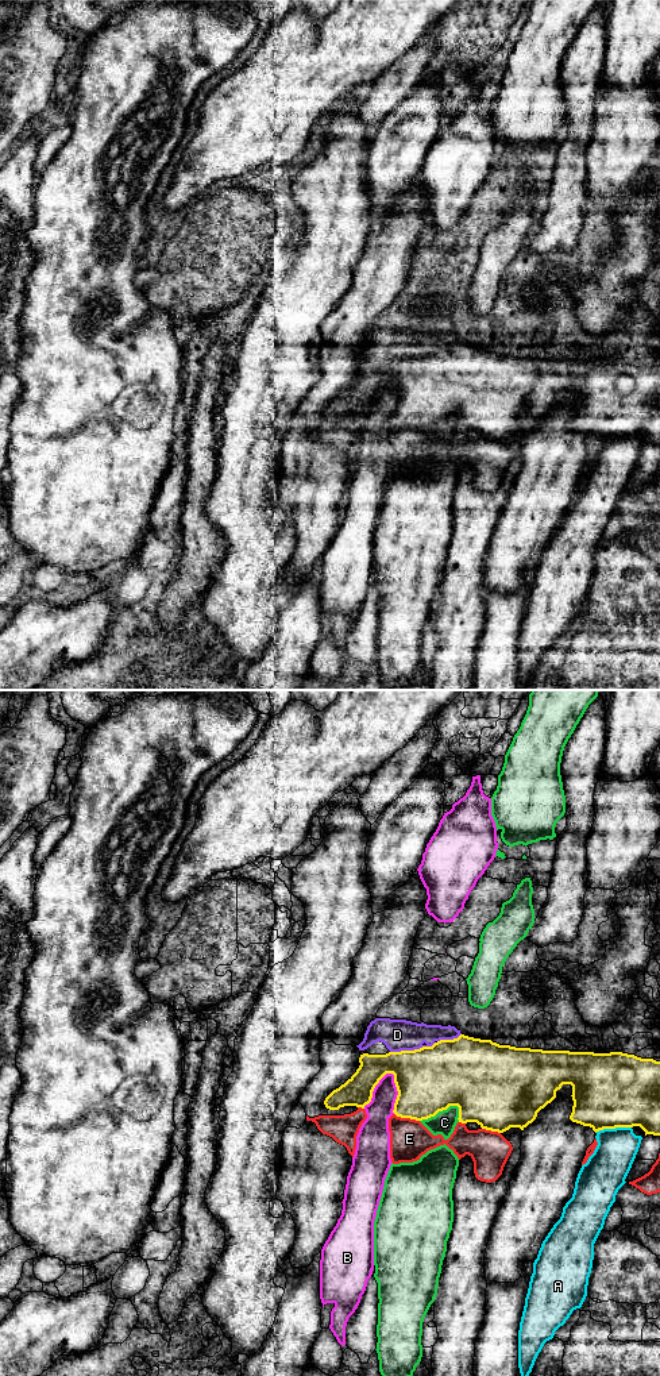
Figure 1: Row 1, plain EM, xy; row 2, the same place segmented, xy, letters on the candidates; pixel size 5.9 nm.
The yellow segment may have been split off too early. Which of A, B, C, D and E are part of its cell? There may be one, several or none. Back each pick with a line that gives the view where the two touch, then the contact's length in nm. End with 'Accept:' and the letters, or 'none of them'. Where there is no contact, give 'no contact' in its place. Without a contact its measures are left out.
D: contact in xy; length 280 nm
Accept: D

